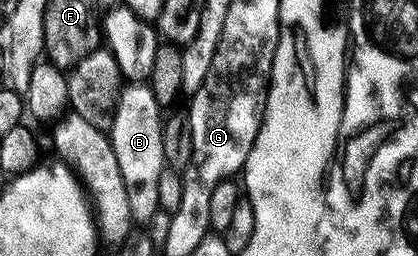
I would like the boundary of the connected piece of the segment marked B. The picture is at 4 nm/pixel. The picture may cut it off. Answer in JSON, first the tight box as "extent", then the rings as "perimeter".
{"extent":[110,85,166,225],"perimeter":[[[146,85],[125,86],[112,113],[110,138],[114,157],[118,157],[118,169],[122,169],[122,182],[126,185],[126,197],[130,200],[130,213],[140,225],[147,224],[148,219],[160,211],[158,177],[162,177],[166,169],[162,153],[163,128],[162,108],[151,89]]]}

